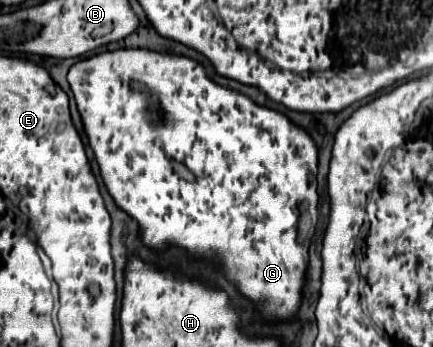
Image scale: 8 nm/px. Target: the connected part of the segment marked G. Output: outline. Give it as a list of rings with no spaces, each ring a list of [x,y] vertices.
[[[150,49],[106,51],[72,65],[72,69],[68,71],[68,83],[72,87],[78,113],[82,117],[86,137],[100,165],[102,181],[108,193],[112,195],[112,199],[116,201],[116,205],[138,223],[138,235],[142,243],[152,251],[166,251],[168,247],[180,247],[194,259],[206,259],[214,263],[236,287],[236,291],[244,299],[254,303],[254,309],[262,315],[266,323],[282,323],[294,319],[304,297],[304,275],[310,261],[310,241],[316,233],[316,223],[318,223],[318,191],[316,191],[318,147],[314,145],[310,135],[302,127],[296,127],[280,111],[256,105],[250,97],[220,87],[216,81],[208,77],[206,69],[198,61],[184,55],[158,53]]]

